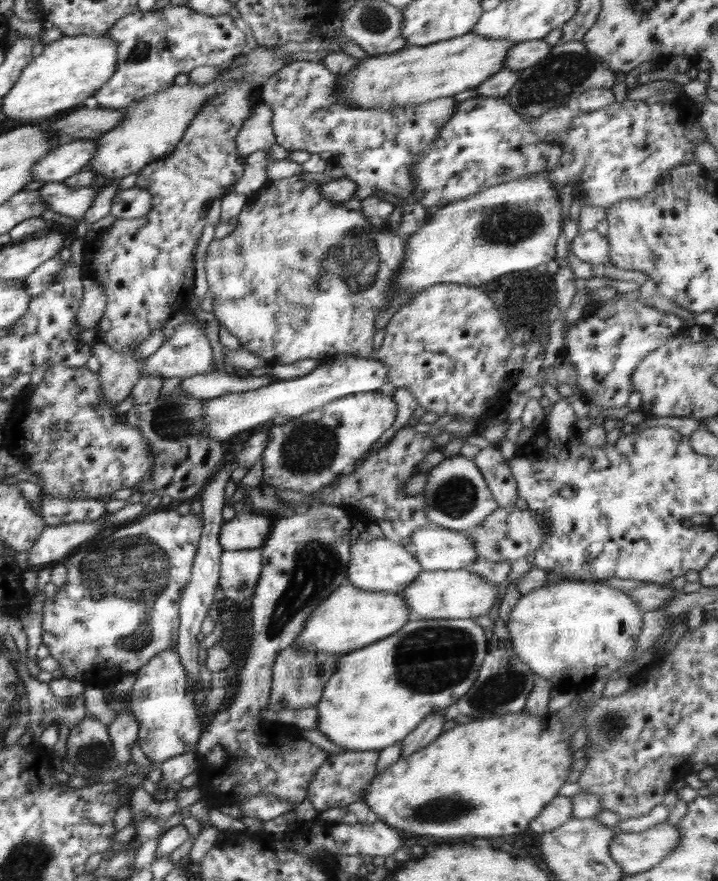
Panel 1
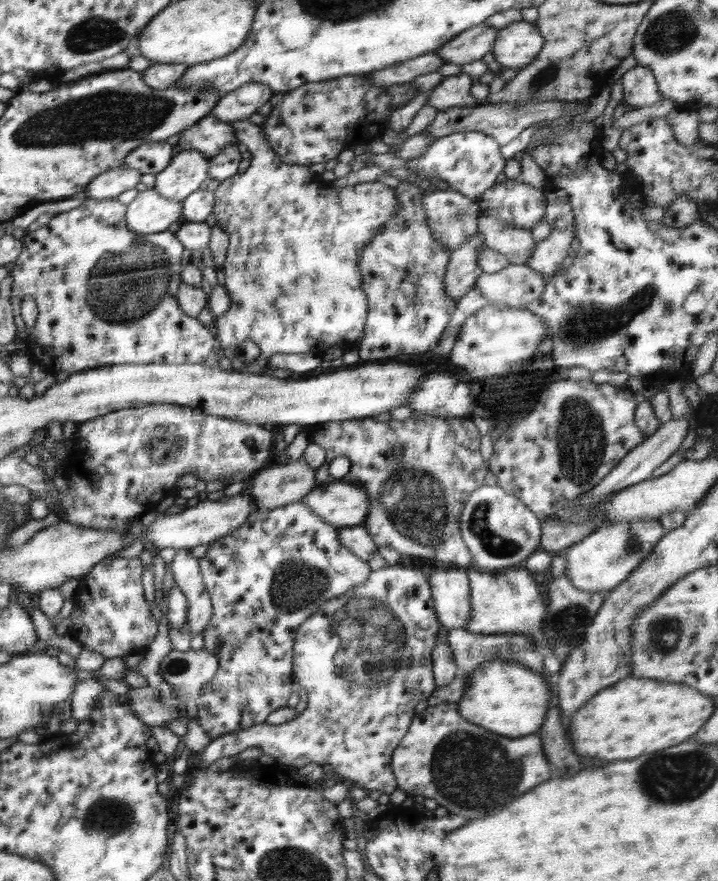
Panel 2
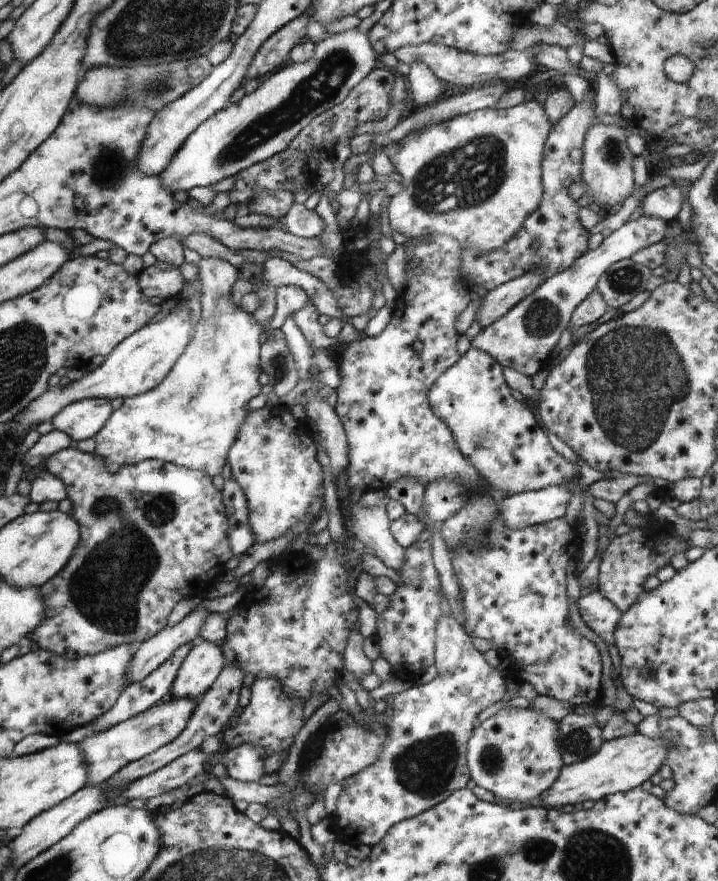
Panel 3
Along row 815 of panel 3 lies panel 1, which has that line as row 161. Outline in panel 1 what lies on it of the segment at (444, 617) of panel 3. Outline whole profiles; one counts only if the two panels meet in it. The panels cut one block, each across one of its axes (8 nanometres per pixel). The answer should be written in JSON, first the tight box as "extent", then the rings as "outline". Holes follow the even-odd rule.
{"extent":[262,60,459,200],"outline":[[[306,60],[291,62],[266,81],[262,91],[262,101],[273,112],[272,128],[276,136],[277,146],[287,151],[305,150],[311,153],[331,152],[331,156],[338,156],[339,166],[342,166],[345,176],[358,183],[355,198],[365,200],[373,196],[376,190],[388,192],[399,198],[412,195],[416,188],[416,177],[412,175],[412,166],[420,160],[422,152],[428,152],[432,142],[438,138],[444,124],[452,118],[459,102],[454,96],[443,96],[439,99],[424,101],[420,104],[404,107],[364,108],[350,107],[340,101],[340,80],[346,72],[333,74],[324,66],[323,62],[307,62]]]}

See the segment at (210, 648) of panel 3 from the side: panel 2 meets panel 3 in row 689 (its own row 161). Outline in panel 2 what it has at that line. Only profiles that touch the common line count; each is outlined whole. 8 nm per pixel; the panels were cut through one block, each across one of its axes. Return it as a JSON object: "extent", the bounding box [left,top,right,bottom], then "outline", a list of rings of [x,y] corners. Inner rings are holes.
{"extent":[152,149,210,202],"outline":[[[196,149],[176,152],[170,164],[155,175],[152,189],[158,191],[163,198],[183,202],[200,188],[202,182],[209,179],[210,158],[210,155]]]}

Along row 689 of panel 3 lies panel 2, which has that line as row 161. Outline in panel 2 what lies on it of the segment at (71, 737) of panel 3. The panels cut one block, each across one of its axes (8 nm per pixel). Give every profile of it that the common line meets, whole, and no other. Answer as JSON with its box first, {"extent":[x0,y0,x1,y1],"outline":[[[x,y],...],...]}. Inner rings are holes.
{"extent":[124,141,178,175],"outline":[[[169,141],[144,143],[136,151],[129,152],[124,165],[139,170],[143,174],[156,175],[170,164],[176,152],[178,150],[175,150],[174,145]]]}

